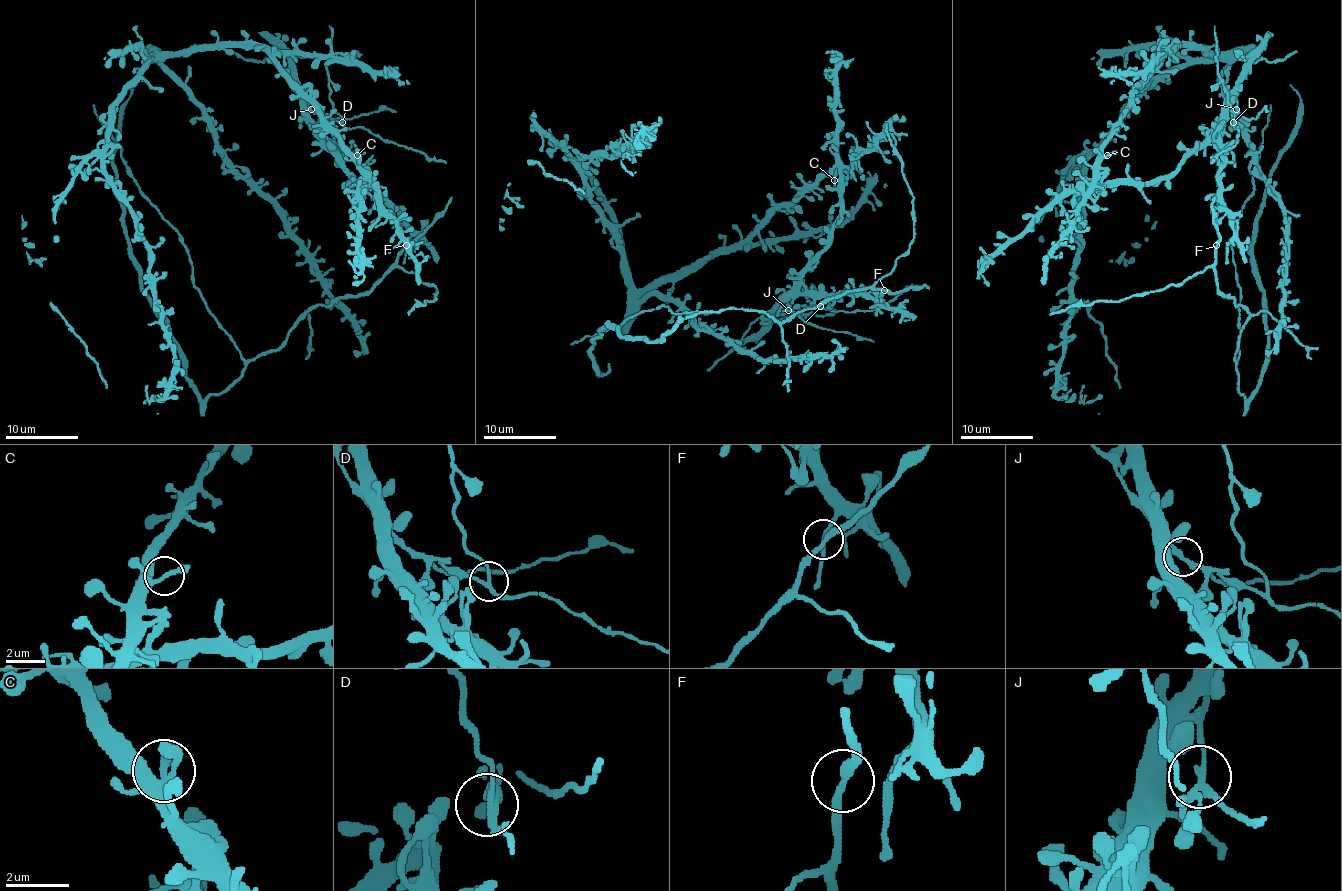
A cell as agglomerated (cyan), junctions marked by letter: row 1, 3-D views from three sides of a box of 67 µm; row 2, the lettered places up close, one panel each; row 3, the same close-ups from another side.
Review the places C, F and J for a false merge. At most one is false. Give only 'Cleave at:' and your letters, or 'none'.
Cleave at: J

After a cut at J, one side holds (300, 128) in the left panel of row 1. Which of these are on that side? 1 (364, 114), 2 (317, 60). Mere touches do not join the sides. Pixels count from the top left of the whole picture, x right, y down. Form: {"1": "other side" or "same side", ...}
{"1": "same side", "2": "same side"}

